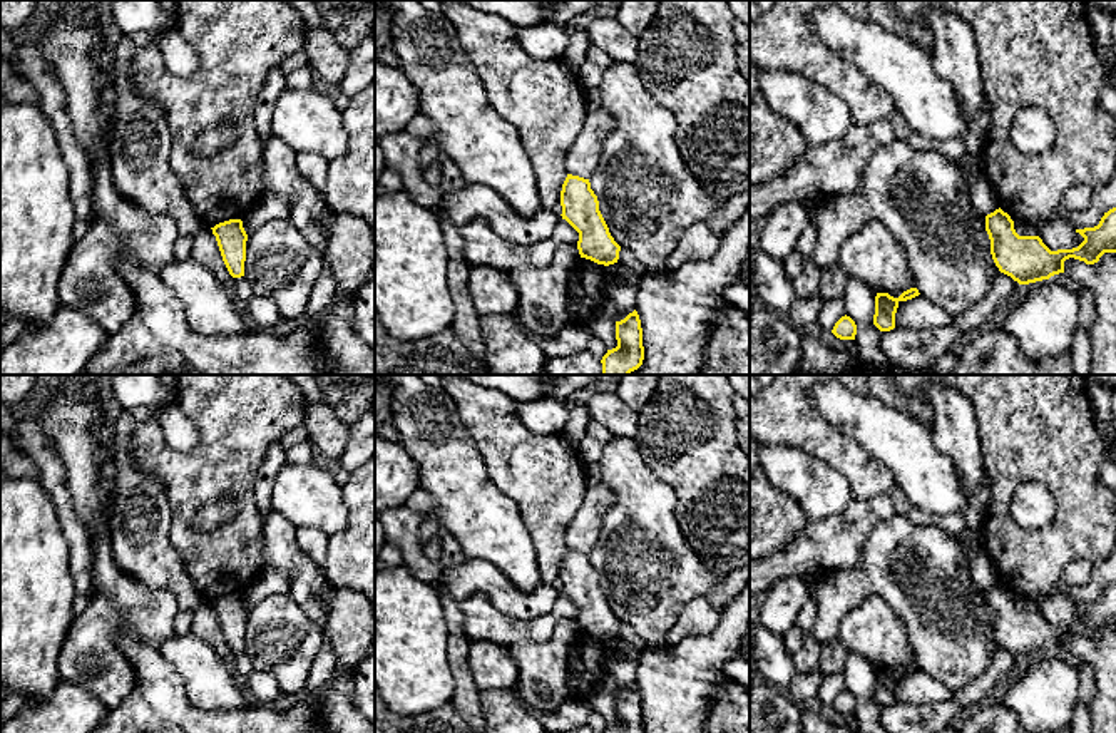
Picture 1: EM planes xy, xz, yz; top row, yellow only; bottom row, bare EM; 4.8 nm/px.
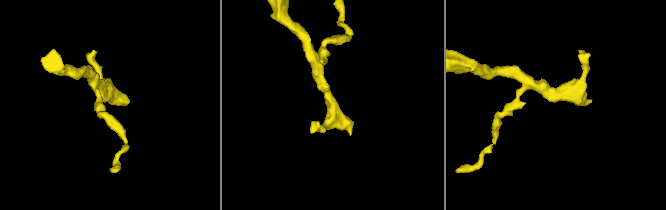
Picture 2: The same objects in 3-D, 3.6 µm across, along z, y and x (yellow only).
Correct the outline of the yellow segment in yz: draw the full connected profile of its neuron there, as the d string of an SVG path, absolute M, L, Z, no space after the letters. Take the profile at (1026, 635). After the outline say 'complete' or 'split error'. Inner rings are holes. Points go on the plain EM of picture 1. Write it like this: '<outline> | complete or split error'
M1001 582L985 591L985 606L999 646L1029 659L1064 648L1069 633L1094 639L1104 628L1116 628L1116 582L1104 587L1098 601L1076 604L1084 616L1072 624L1051 626L1039 611L1019 611Z | complete

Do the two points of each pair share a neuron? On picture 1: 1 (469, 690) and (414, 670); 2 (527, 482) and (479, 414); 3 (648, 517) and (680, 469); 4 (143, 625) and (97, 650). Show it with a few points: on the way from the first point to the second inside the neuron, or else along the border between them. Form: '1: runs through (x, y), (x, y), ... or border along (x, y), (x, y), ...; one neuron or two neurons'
1: border along (445, 646), (454, 680), (452, 702); two neurons
2: runs through (524, 466), (496, 430); one neuron
3: border along (643, 457), (673, 489), (676, 521), (680, 524); two neurons
4: runs through (131, 625), (117, 625), (104, 638); one neuron

